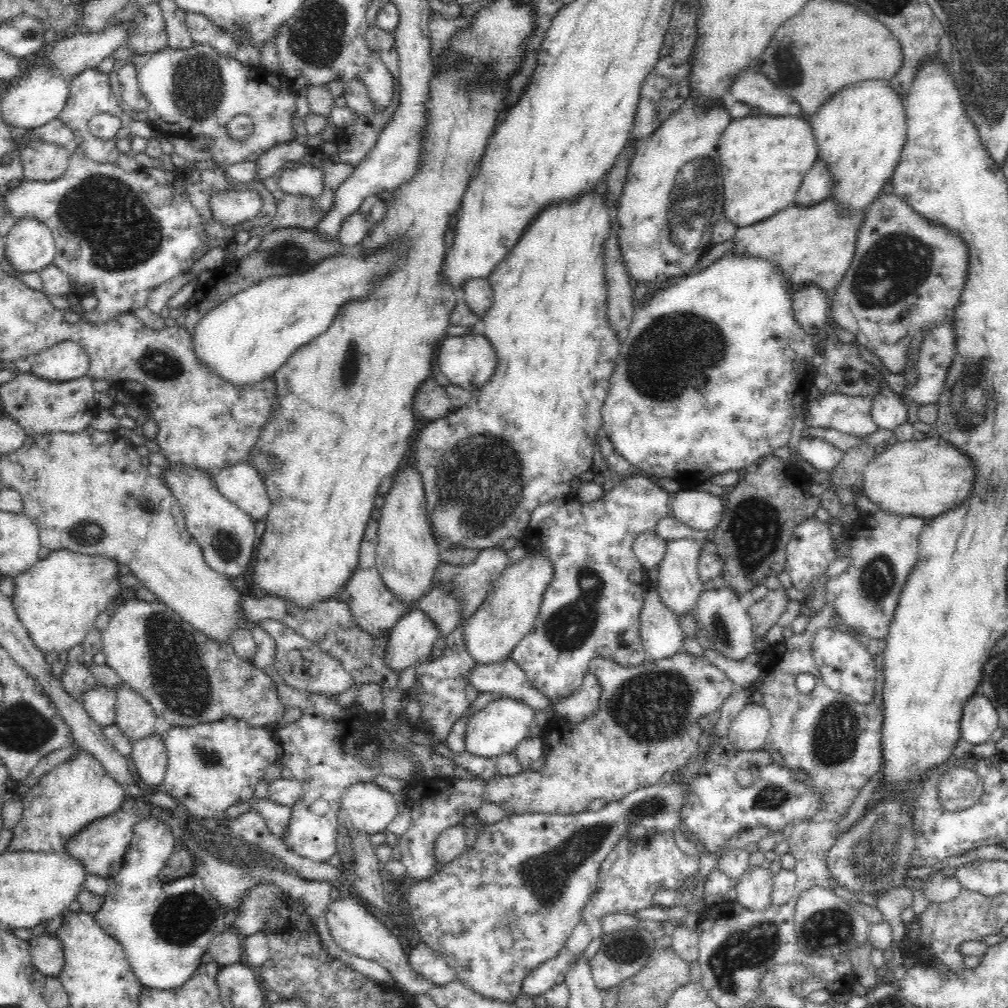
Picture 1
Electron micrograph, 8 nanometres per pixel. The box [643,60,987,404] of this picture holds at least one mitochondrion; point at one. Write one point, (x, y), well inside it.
(894, 267)

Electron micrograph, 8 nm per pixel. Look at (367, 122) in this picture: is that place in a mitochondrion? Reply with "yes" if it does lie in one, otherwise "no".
no

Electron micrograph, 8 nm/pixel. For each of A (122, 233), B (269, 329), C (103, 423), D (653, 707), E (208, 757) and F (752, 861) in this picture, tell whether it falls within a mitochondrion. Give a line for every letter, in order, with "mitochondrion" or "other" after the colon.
A: mitochondrion
B: other
C: other
D: mitochondrion
E: mitochondrion
F: other

